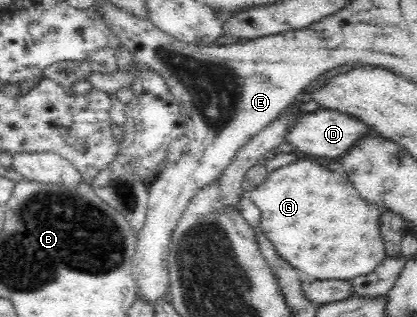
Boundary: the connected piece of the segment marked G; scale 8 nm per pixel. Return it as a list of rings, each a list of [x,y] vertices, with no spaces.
[[[299,160],[272,171],[267,179],[250,192],[252,201],[261,211],[258,232],[265,235],[293,268],[309,280],[350,281],[356,276],[373,272],[387,256],[382,236],[379,234],[381,210],[365,202],[347,178],[331,172],[315,162]]]

